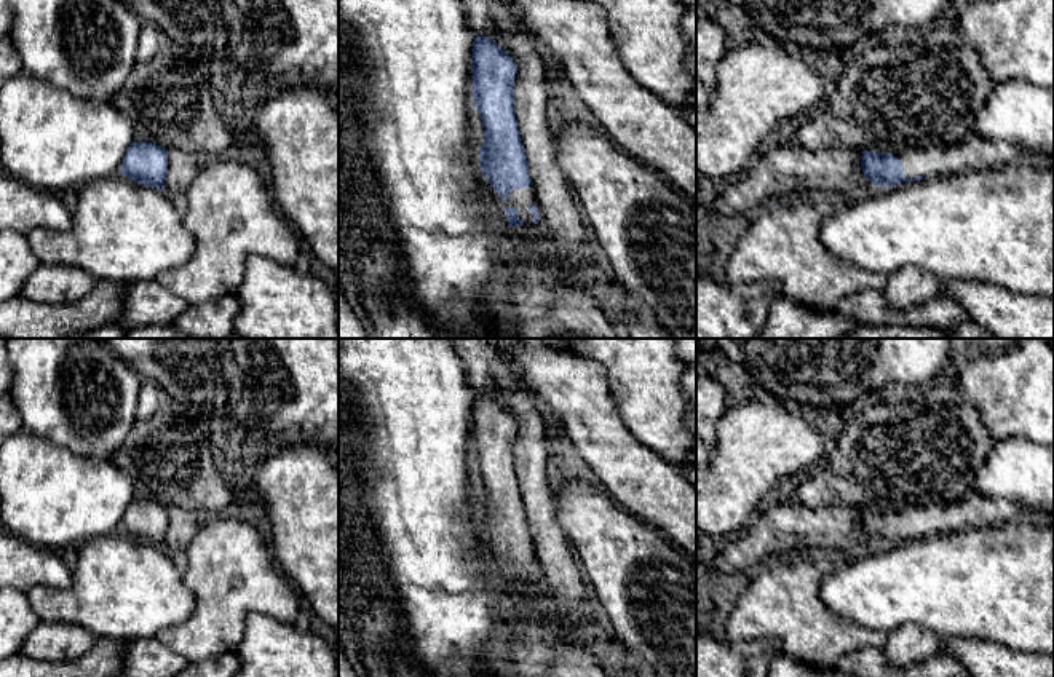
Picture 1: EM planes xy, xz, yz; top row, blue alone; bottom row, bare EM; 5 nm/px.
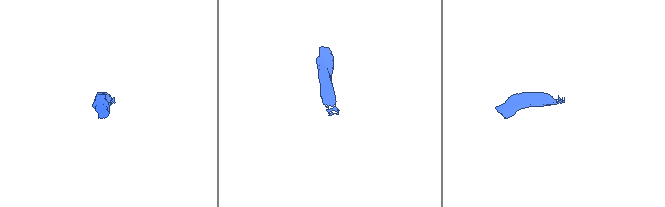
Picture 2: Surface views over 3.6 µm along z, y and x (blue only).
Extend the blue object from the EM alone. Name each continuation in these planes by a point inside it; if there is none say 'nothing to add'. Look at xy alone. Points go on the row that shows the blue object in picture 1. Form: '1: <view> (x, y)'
nothing to add

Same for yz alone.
1: yz (974, 152)

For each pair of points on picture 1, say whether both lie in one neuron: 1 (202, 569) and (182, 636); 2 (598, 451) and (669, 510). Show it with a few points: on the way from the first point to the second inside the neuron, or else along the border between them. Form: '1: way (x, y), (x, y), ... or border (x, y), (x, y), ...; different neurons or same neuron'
1: way (203, 585), (203, 615), (198, 620); same neuron
2: way (615, 457), (652, 492); same neuron

